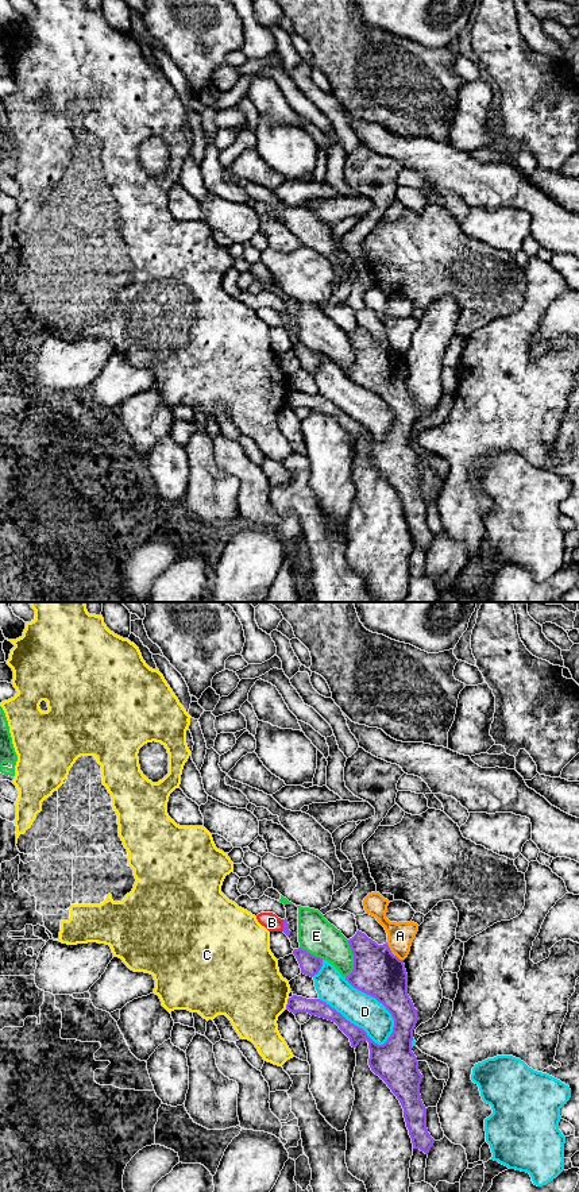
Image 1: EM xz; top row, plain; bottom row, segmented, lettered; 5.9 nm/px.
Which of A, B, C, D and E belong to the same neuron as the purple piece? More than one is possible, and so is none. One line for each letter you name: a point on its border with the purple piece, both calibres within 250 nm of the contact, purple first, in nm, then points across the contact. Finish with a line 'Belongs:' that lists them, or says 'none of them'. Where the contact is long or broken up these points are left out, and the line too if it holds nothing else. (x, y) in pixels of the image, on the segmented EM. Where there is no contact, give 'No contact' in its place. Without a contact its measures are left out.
Belongs: none of them

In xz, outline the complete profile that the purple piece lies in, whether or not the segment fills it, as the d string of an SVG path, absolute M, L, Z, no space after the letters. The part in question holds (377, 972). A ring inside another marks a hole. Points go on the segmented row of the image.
M359 930L348 944L354 954L354 969L346 980L354 988L375 998L391 1014L394 1027L387 1041L383 1045L375 1044L363 1029L320 999L293 995L287 999L286 1010L294 1015L308 1012L335 1022L355 1049L360 1041L368 1042L371 1071L399 1100L413 1149L428 1154L435 1139L426 1129L426 1108L420 1095L422 1075L412 1052L417 1010L408 995L404 960L391 953L387 942L378 945Z

